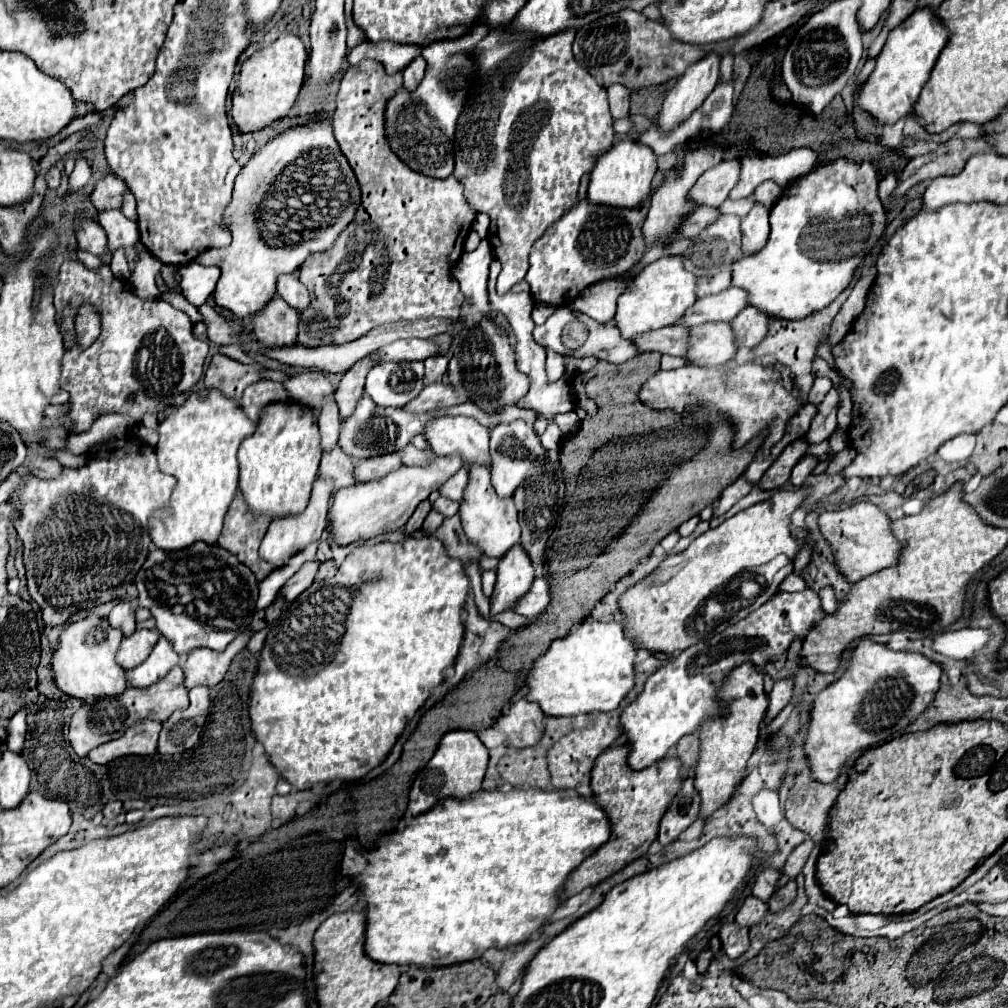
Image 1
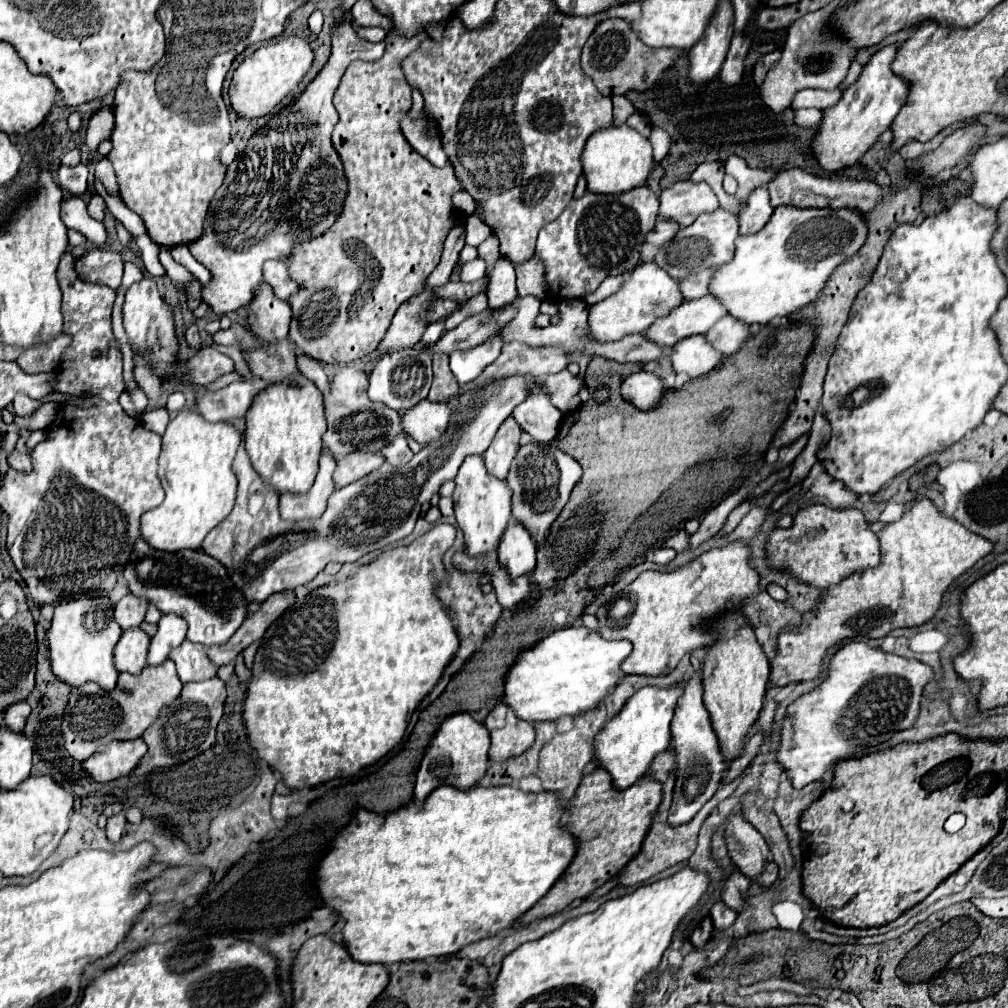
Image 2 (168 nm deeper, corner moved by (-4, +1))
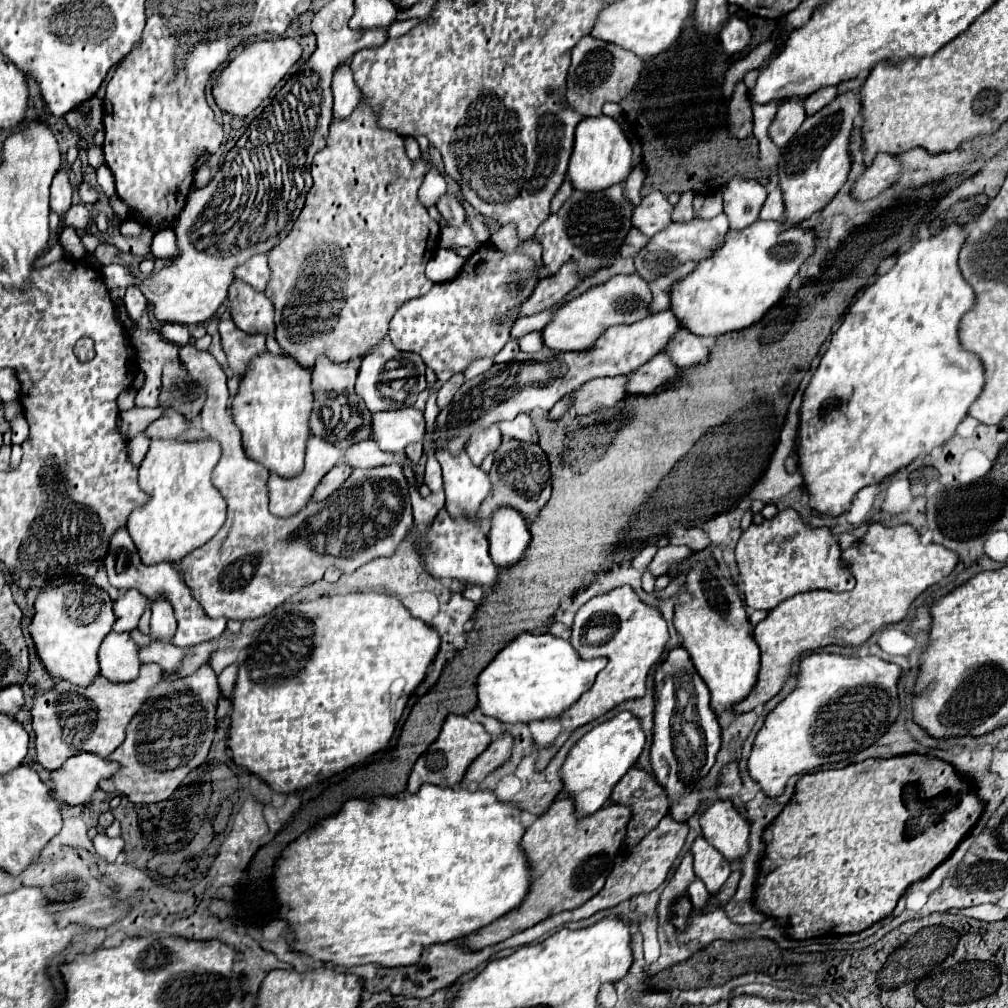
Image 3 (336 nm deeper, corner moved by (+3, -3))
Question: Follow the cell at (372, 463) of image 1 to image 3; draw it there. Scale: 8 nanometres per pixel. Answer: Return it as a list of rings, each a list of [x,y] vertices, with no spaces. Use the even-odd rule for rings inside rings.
[[[341,463],[341,465],[333,467],[333,469],[323,477],[321,485],[315,489],[315,493],[313,493],[313,501],[321,501],[321,499],[329,497],[329,493],[337,491],[337,489],[347,481],[347,477],[349,477],[351,471],[353,471],[353,467],[347,465],[347,463]]]

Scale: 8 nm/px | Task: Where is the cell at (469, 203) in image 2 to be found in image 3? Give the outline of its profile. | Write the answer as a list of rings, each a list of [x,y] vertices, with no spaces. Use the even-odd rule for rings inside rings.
[[[431,165],[429,171],[431,171],[431,173],[425,175],[425,181],[423,181],[421,189],[419,189],[419,199],[423,201],[425,207],[435,207],[437,201],[447,193],[447,183],[445,183],[445,179],[439,175],[437,167]]]

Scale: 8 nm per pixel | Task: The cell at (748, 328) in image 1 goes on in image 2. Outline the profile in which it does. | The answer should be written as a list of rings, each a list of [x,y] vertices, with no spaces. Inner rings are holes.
[[[722,317],[708,333],[706,341],[722,355],[732,355],[736,353],[742,343],[750,337],[750,327],[744,325],[742,321],[736,321],[734,317]]]

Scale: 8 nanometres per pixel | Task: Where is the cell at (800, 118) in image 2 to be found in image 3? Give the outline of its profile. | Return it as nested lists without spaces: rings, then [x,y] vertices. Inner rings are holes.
[[[787,99],[785,105],[779,107],[773,123],[771,123],[771,139],[783,147],[791,141],[791,137],[797,133],[799,125],[805,121],[805,109],[803,103],[797,99]]]

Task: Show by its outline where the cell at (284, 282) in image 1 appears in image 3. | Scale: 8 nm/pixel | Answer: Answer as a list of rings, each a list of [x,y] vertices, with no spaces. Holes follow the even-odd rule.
[[[253,255],[247,263],[237,267],[237,279],[249,283],[257,291],[265,291],[269,283],[269,263],[267,255]]]

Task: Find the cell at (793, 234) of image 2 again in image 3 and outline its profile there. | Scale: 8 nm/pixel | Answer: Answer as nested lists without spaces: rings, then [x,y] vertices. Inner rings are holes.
[[[757,219],[743,231],[729,231],[723,245],[715,249],[713,257],[697,263],[695,271],[687,275],[683,281],[673,285],[671,293],[671,309],[685,329],[697,335],[713,335],[719,337],[729,331],[745,329],[757,323],[787,291],[791,279],[799,273],[801,265],[815,253],[819,241],[819,233],[813,229],[805,229],[801,223],[787,227],[783,221],[761,221]]]

